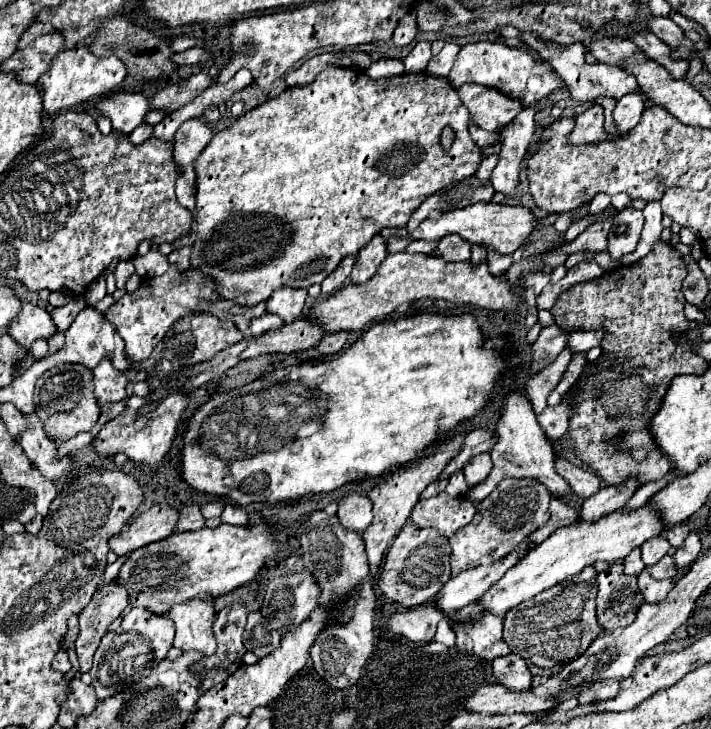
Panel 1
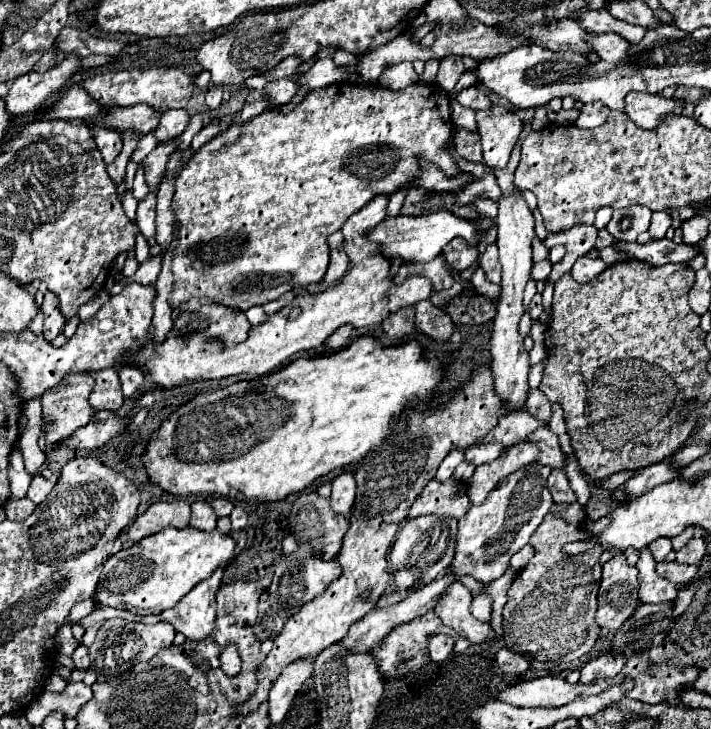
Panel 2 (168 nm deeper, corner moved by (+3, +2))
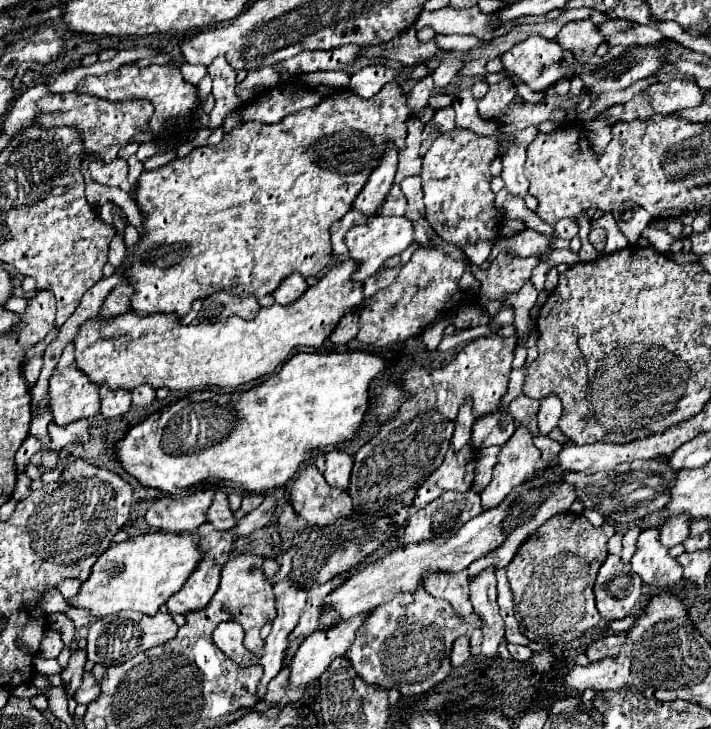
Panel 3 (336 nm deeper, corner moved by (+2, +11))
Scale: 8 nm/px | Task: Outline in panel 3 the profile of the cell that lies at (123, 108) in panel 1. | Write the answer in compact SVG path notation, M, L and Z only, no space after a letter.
M36 84L36 86L30 86L16 102L14 106L10 108L6 120L4 120L4 132L8 136L14 136L18 134L22 128L34 124L38 112L36 112L36 102L44 96L50 96L50 86L48 84Z

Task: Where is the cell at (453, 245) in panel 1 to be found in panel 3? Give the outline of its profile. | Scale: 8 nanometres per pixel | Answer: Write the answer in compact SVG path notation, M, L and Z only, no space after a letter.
M452 130L436 138L422 166L422 190L426 218L436 234L458 248L494 238L502 224L502 214L494 208L494 192L490 190L490 162L498 156L498 138L484 138L472 130Z

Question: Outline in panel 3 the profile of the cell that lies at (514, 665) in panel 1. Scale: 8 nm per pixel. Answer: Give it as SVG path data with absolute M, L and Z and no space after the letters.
M508 644L508 650L510 650L512 658L514 658L514 660L518 660L518 662L524 662L524 660L528 660L528 658L532 656L532 650L530 650L528 646L520 646L520 644Z

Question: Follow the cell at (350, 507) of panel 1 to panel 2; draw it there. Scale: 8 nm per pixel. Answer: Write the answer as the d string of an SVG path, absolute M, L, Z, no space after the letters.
M343 471L339 473L335 479L333 479L333 491L331 491L331 509L335 513L341 513L341 515L349 515L351 513L351 507L353 507L353 501L355 501L355 479L349 471Z

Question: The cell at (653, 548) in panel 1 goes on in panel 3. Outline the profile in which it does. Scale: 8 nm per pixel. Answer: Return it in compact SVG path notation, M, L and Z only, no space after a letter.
M670 520L670 524L660 530L660 542L666 548L682 544L688 538L688 526L690 524L686 524L686 520Z

